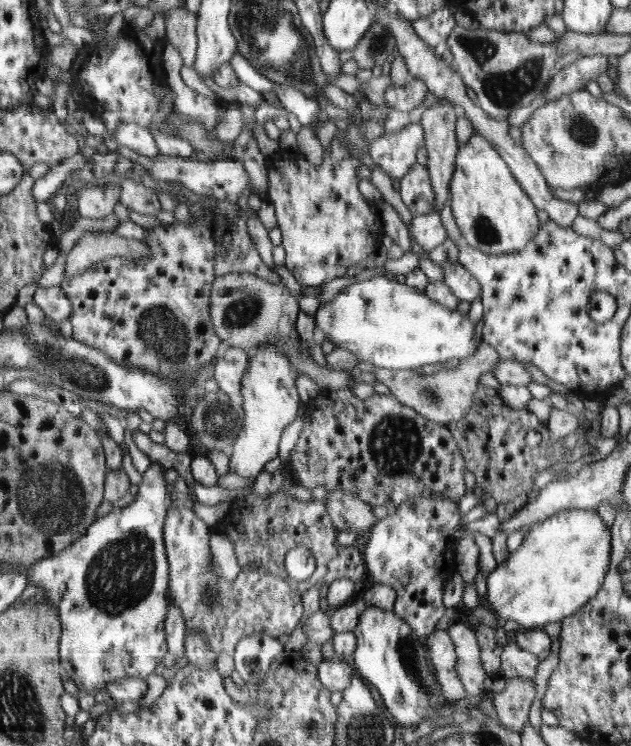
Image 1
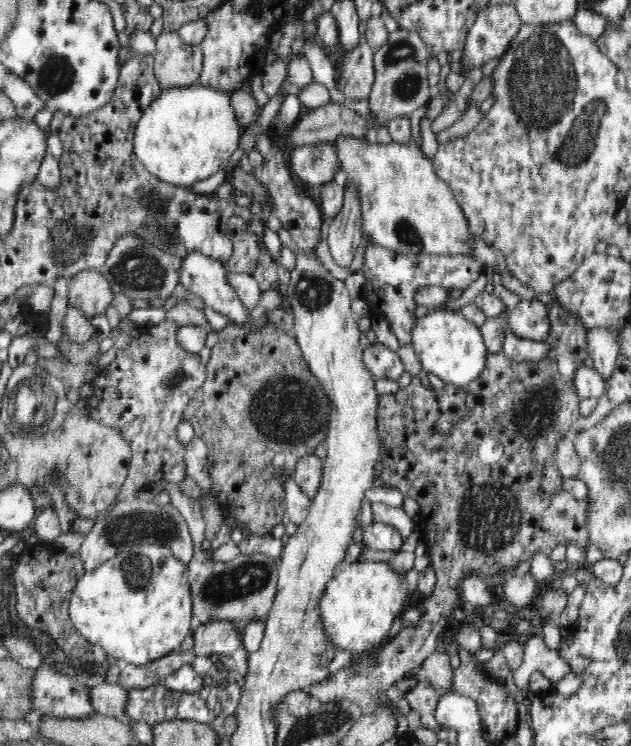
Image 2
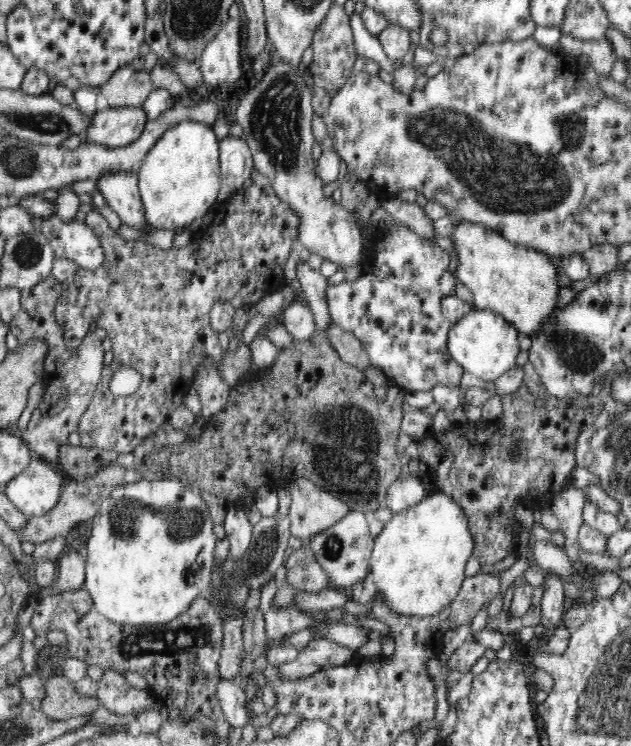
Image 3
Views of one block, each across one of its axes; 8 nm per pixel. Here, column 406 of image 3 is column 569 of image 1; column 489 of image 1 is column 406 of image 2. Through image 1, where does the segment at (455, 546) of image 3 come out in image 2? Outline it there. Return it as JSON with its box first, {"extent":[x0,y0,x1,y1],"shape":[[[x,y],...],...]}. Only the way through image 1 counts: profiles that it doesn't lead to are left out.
{"extent":[317,561,419,656],"shape":[[[356,561],[354,563],[342,562],[334,571],[333,577],[325,584],[317,602],[317,620],[322,634],[329,641],[329,646],[339,648],[341,651],[351,652],[354,656],[360,656],[376,651],[386,642],[392,622],[398,614],[404,612],[404,606],[410,603],[414,591],[417,590],[419,572],[412,568],[406,574],[396,574],[390,565],[385,562]]]}

